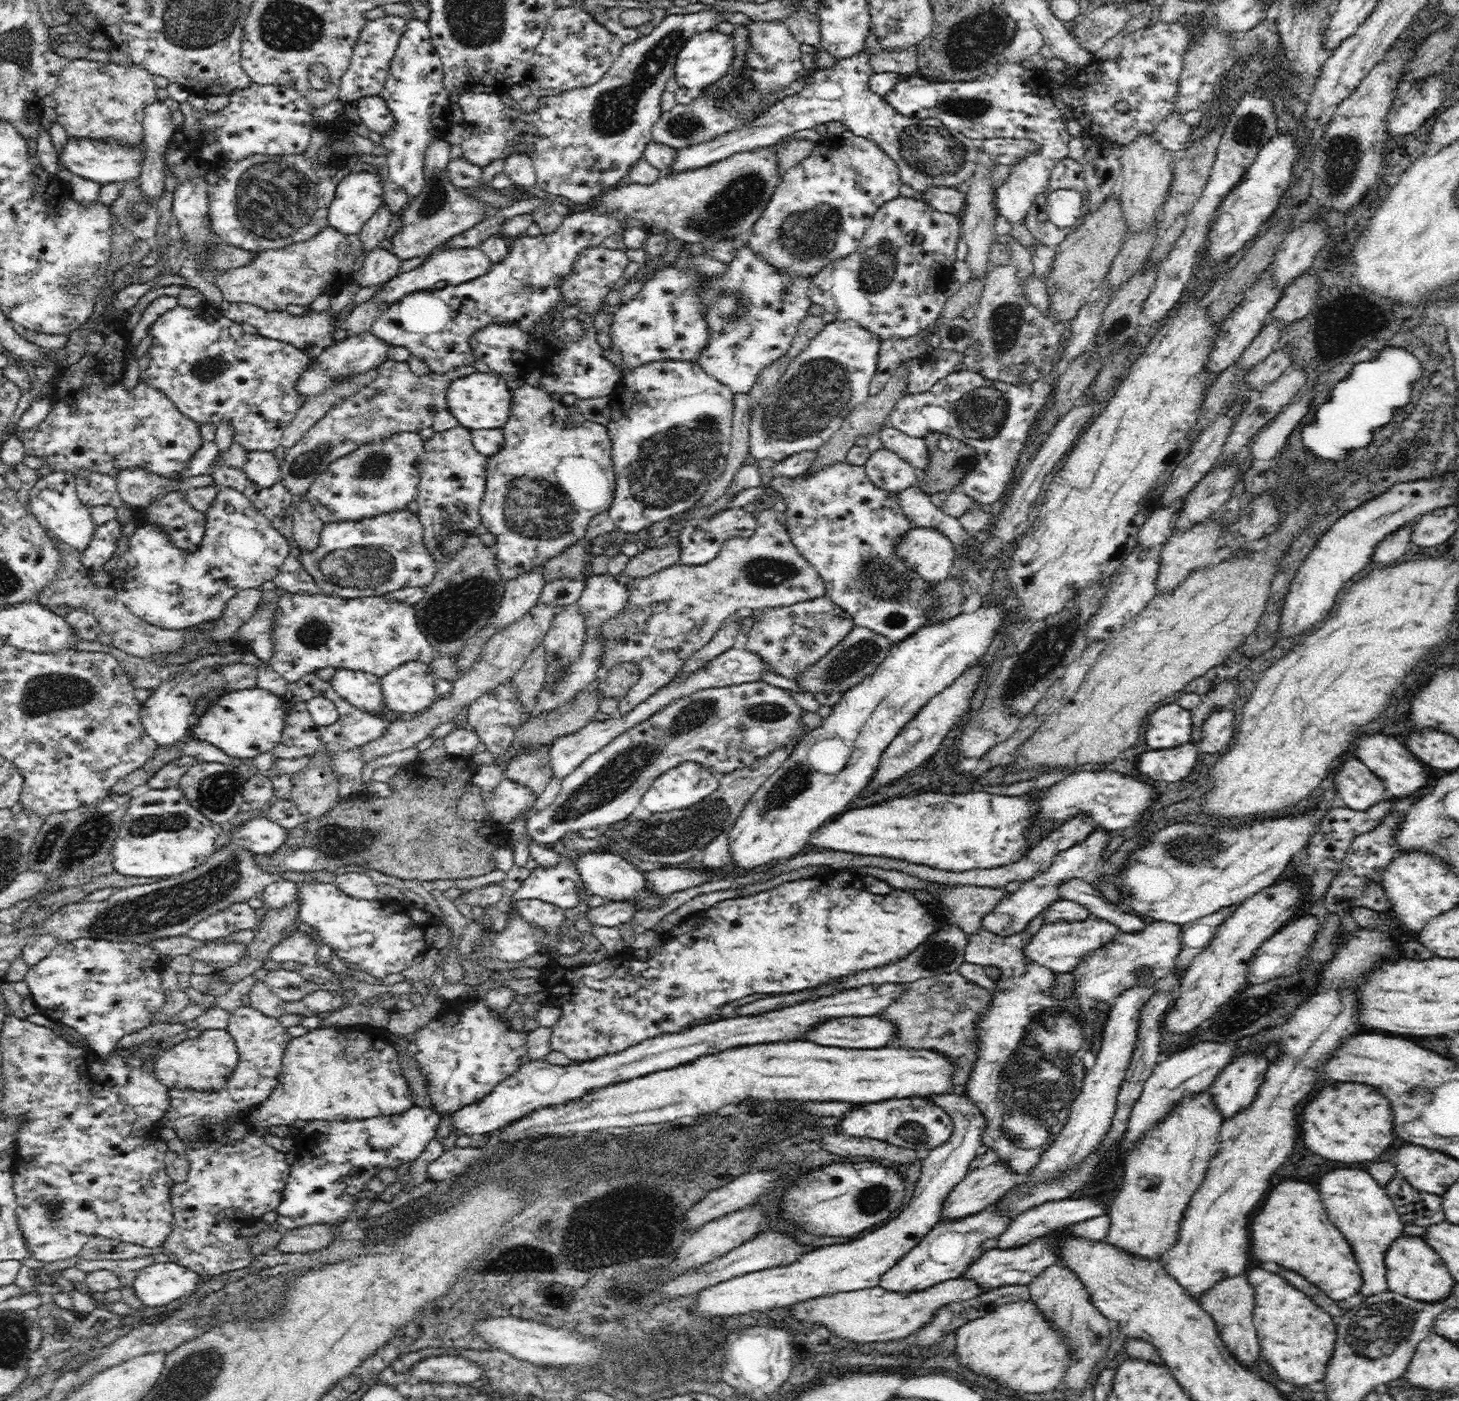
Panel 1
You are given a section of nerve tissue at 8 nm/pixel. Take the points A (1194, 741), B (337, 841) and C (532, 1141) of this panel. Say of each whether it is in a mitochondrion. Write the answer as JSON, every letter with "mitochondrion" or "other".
{"A":"other","B":"mitochondrion","C":"other"}

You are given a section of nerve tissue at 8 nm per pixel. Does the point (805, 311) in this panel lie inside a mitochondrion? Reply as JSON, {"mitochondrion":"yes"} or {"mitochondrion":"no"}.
{"mitochondrion":"no"}

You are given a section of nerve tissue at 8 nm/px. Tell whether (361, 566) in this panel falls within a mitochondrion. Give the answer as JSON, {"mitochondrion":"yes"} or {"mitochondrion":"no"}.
{"mitochondrion":"yes"}

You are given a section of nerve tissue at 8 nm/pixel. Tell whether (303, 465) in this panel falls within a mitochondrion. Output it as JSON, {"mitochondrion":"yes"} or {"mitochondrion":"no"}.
{"mitochondrion":"yes"}

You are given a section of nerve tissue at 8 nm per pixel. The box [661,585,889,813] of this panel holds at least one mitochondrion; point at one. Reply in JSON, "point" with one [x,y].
{"point":[851,660]}

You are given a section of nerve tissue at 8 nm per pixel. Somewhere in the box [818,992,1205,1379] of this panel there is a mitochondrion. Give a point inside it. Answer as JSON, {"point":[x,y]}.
{"point":[1026,1110]}

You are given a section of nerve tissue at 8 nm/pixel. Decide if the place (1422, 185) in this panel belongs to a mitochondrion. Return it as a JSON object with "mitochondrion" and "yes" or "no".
{"mitochondrion":"no"}

